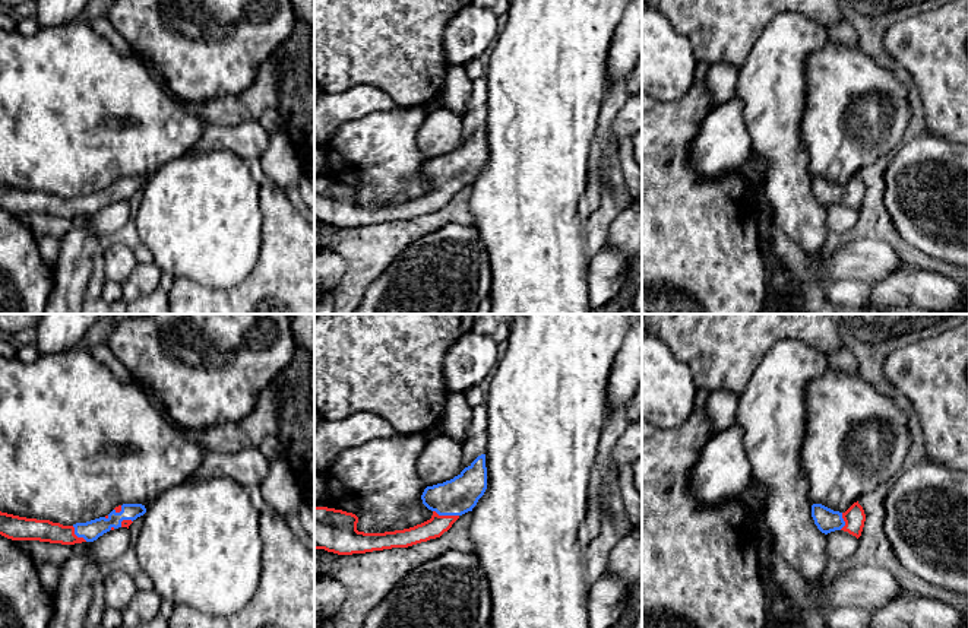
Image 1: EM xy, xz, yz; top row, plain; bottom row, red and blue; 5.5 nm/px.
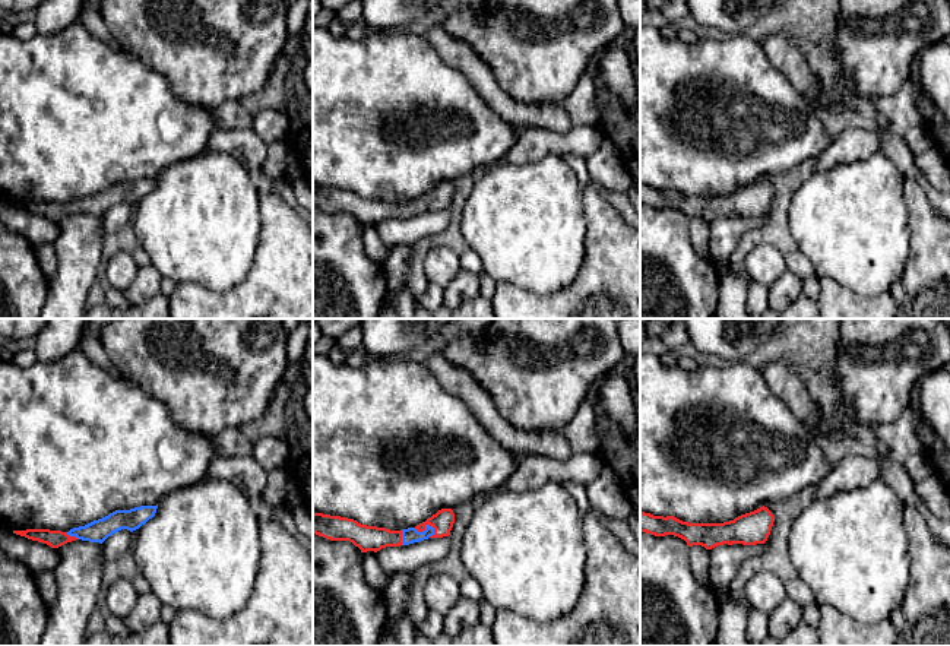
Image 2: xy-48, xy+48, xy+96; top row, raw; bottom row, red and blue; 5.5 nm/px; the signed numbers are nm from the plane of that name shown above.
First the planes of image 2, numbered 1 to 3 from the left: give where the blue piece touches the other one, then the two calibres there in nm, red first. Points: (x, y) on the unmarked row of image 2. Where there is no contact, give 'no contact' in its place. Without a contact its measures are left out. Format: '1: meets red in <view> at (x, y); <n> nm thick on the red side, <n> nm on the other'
1: meets red in xy-48 at (72, 209); 100 nm thick on the red side, 120 nm on the other
2: meets red in xy+48 at (424, 199); 120 nm thick on the red side, 90 nm on the other
3: no contact

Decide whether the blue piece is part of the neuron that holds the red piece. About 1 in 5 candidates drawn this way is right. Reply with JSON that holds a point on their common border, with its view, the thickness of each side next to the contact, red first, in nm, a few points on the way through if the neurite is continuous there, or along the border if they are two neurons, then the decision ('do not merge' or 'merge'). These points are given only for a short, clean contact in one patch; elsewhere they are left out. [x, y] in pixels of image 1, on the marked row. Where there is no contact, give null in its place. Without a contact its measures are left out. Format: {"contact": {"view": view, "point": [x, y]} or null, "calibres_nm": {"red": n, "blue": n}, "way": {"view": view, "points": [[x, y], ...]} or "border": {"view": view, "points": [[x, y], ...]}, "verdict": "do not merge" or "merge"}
{"contact": {"view": "xz", "point": [446, 516]}, "calibres_nm": {"red": 110, "blue": 200}, "way": {"view": "xz", "points": [[437, 525], [446, 516], [446, 506], [455, 497]]}, "verdict": "merge"}

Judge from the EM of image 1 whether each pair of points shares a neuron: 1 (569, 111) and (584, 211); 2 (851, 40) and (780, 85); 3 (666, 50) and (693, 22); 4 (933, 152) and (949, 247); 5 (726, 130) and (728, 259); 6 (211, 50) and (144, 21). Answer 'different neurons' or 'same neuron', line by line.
1: different neurons
2: different neurons
3: different neurons
4: same neuron
5: different neurons
6: same neuron

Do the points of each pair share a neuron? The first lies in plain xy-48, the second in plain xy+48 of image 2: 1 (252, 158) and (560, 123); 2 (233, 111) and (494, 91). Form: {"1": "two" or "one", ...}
{"1": "two", "2": "one"}

